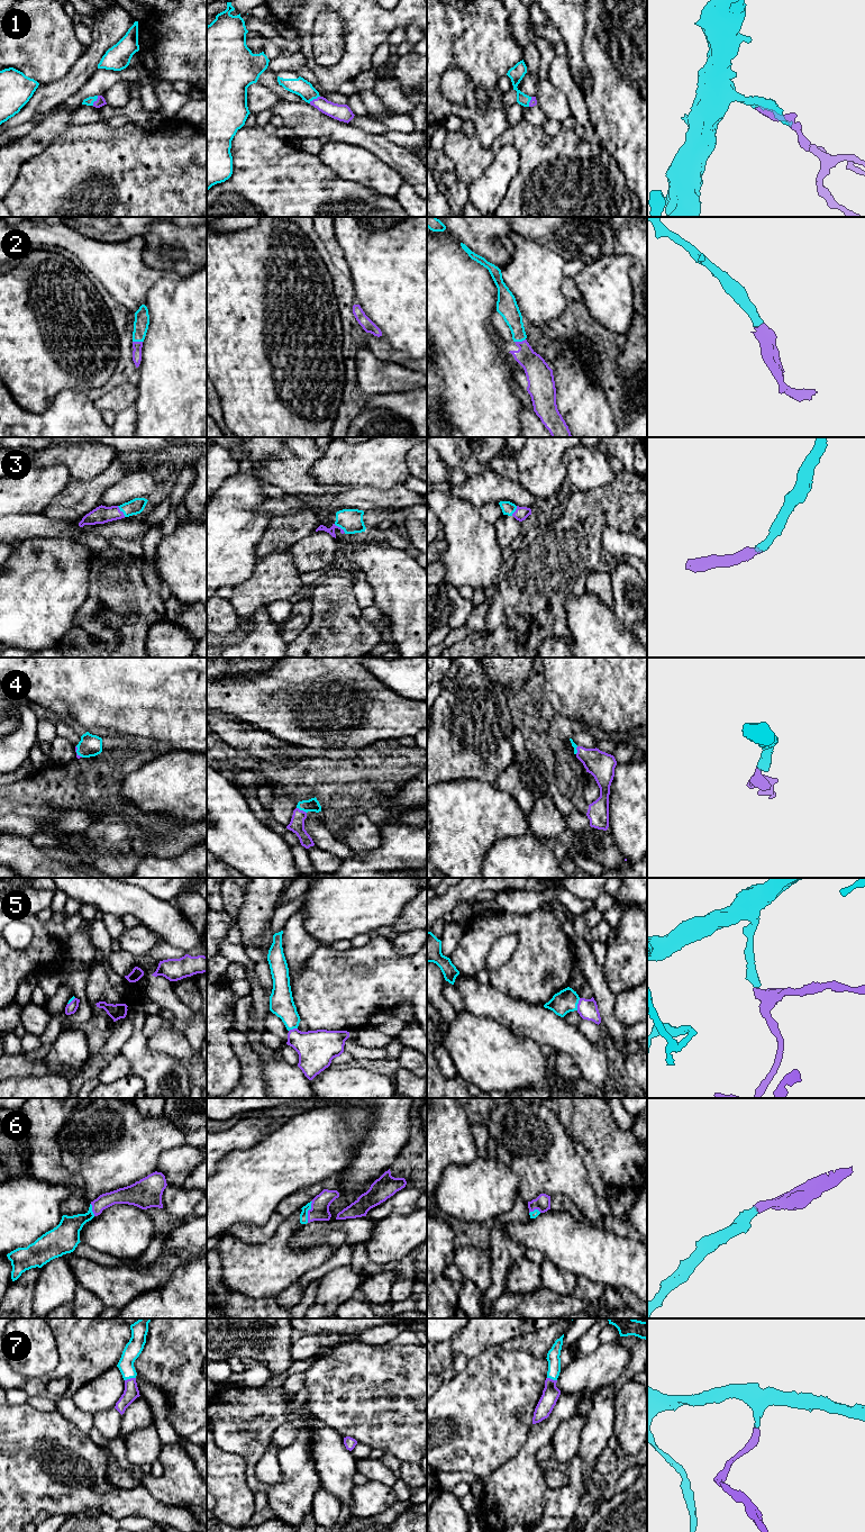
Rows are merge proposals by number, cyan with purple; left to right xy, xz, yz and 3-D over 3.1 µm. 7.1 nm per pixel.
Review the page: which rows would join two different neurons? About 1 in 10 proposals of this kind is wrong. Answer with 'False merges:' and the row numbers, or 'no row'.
False merges: no row

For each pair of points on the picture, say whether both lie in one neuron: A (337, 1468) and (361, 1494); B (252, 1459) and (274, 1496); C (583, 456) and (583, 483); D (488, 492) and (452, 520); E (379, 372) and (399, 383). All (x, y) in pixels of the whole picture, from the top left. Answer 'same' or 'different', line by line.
A: different
B: same
C: same
D: different
E: same

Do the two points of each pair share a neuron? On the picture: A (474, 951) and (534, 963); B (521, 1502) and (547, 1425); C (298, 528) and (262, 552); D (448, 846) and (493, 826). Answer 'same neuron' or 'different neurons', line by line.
A: same neuron
B: same neuron
C: same neuron
D: same neuron

